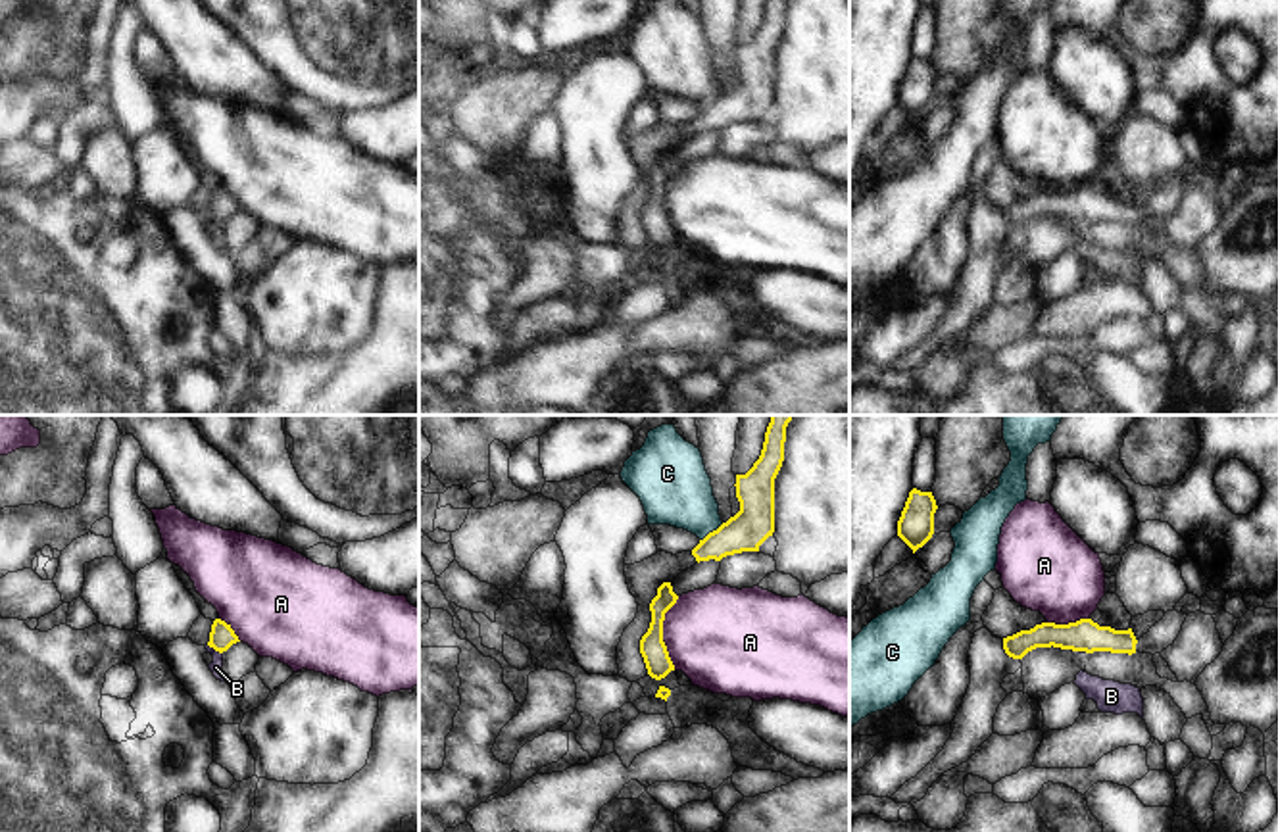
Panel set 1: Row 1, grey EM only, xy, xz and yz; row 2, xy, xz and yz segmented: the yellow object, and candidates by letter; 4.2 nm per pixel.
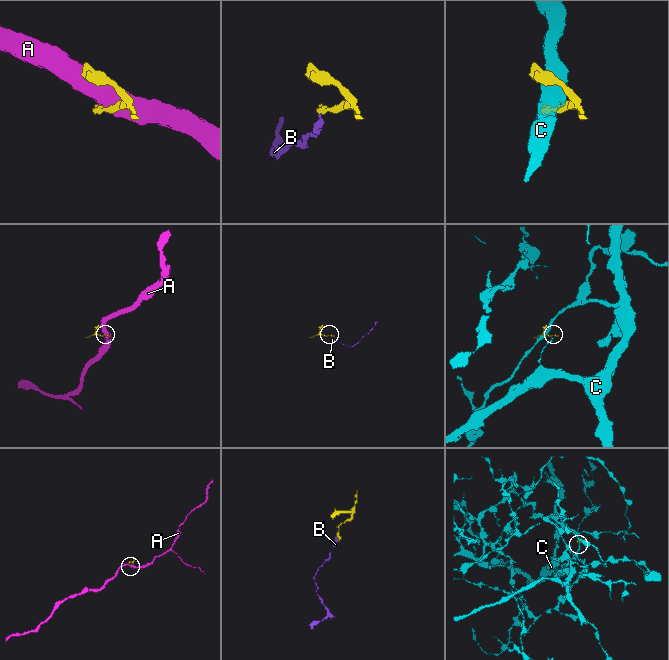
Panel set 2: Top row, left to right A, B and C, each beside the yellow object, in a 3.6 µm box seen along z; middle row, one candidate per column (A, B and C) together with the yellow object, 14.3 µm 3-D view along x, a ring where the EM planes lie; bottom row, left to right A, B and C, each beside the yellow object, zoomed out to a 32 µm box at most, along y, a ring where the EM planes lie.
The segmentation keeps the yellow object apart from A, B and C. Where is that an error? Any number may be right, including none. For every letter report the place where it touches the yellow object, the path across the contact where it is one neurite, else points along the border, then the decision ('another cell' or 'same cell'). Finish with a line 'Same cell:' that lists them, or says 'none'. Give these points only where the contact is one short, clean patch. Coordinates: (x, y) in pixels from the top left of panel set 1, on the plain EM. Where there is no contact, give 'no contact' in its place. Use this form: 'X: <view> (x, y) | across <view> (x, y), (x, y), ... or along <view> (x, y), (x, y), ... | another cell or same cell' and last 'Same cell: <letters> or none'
A: xz (662, 202) | along xz (679, 166), (663, 191), (663, 214), (673, 239) | another cell
B: xy (216, 220) | along xy (208, 214), (221, 223) | another cell
C: xz (713, 100) | along xz (723, 93), (700, 110) | another cell
Same cell: none

